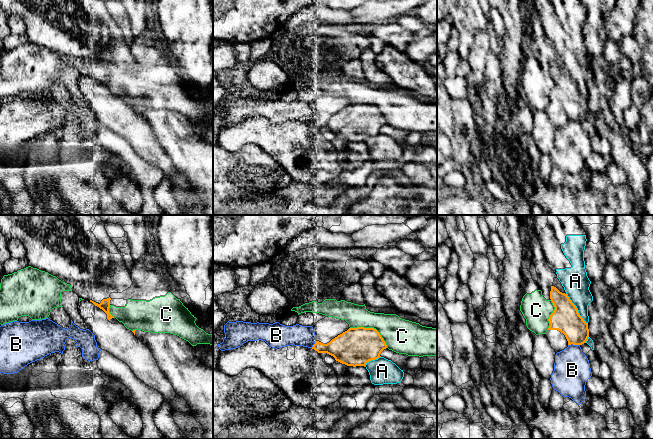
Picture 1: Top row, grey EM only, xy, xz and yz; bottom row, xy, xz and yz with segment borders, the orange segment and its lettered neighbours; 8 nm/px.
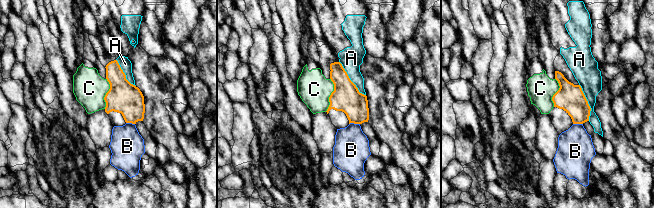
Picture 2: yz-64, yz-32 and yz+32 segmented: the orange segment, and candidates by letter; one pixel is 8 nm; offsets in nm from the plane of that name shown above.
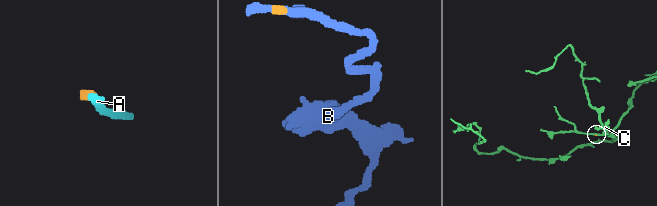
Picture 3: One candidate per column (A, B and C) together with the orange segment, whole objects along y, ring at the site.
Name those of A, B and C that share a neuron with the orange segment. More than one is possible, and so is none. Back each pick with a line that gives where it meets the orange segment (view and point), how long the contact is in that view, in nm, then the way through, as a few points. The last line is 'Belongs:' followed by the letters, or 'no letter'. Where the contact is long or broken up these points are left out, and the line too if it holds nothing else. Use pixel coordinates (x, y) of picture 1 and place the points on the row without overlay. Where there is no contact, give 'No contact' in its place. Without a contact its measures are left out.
Belongs: no letter

